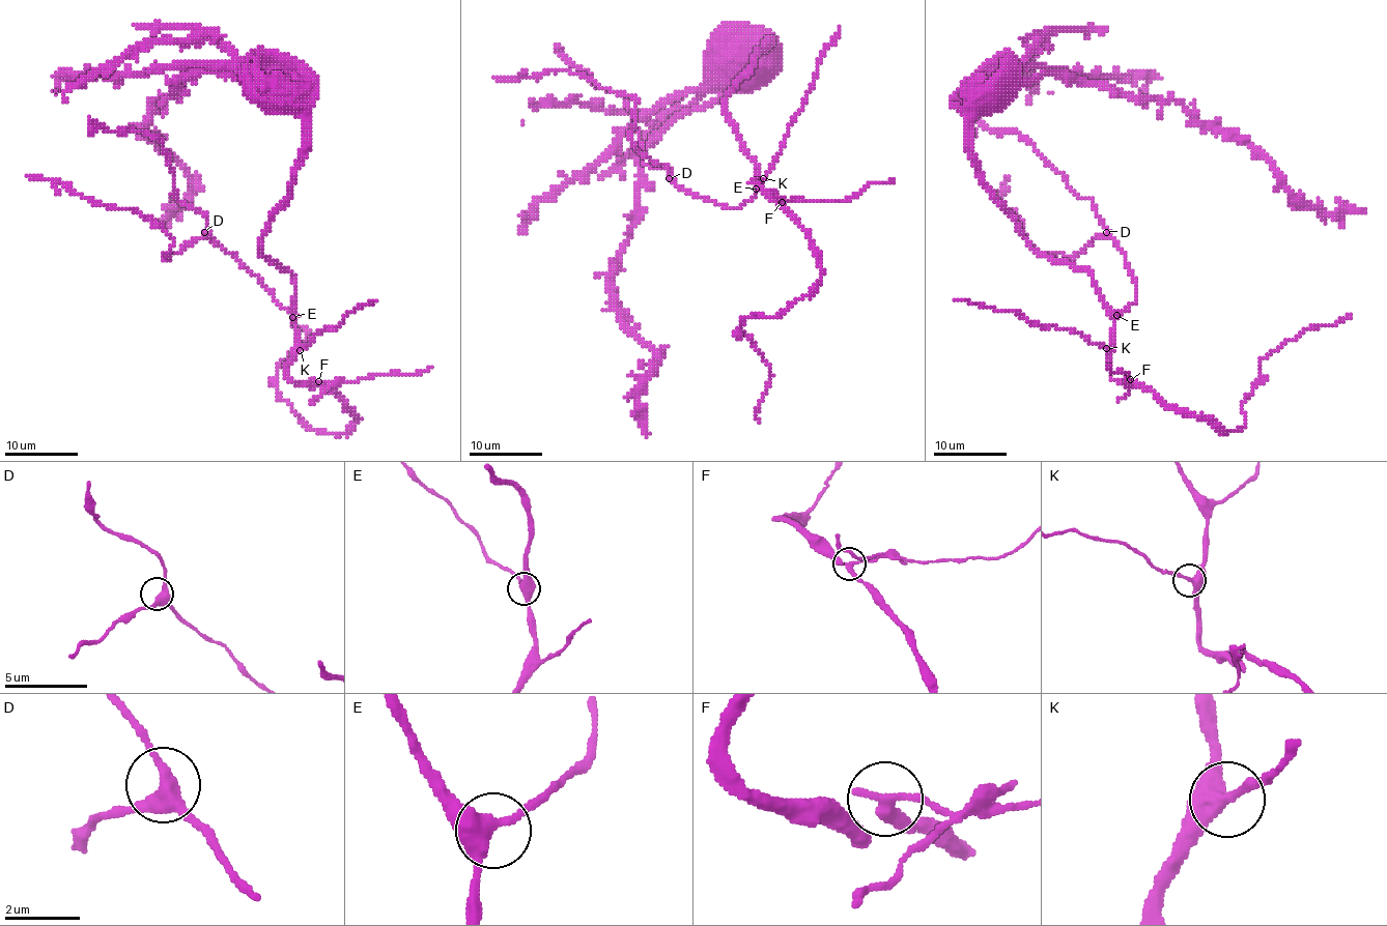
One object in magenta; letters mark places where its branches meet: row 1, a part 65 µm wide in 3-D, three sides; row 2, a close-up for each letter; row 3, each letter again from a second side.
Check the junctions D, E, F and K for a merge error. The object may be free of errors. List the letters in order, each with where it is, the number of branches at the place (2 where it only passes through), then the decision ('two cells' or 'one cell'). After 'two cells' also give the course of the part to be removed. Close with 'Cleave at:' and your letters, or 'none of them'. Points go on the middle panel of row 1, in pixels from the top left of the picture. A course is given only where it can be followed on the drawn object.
D: place (669, 178); branches 3; one cell
E: place (756, 189); branches 3; one cell
F: place (782, 202); branches 3; two cells; course (782, 202), (849, 200), (871, 183), (893, 180)
K: place (763, 178); branches 3; one cell
Cleave at: F

